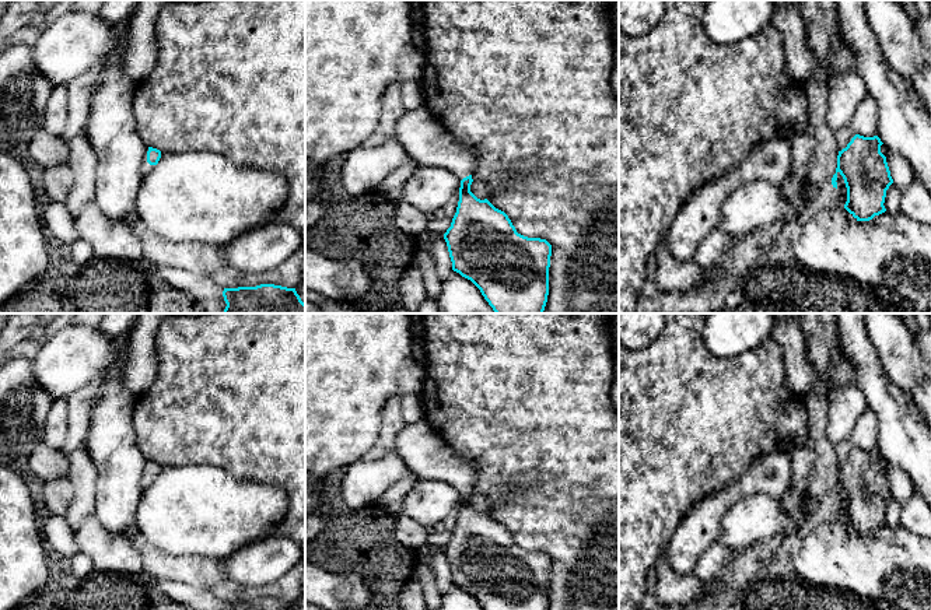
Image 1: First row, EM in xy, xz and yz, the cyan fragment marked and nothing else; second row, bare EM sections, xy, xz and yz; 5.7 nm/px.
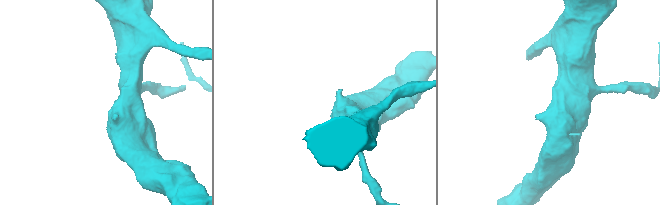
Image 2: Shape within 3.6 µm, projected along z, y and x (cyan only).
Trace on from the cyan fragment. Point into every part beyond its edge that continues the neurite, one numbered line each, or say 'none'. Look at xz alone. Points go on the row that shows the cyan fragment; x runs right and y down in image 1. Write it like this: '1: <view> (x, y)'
1: xz (423, 137)

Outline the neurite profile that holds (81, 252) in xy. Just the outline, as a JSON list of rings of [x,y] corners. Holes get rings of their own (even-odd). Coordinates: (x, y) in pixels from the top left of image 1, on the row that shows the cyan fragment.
[[[81,238],[76,239],[70,245],[70,249],[71,249],[73,260],[80,266],[84,266],[94,259],[92,248],[90,246],[88,242],[85,242]]]

